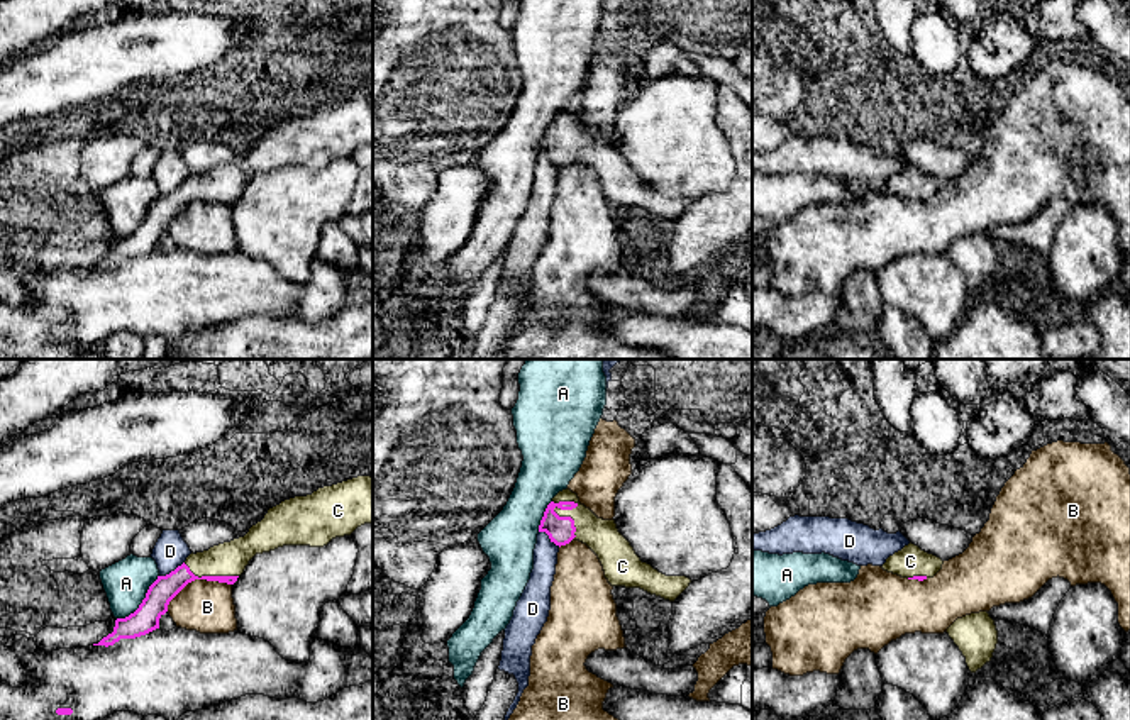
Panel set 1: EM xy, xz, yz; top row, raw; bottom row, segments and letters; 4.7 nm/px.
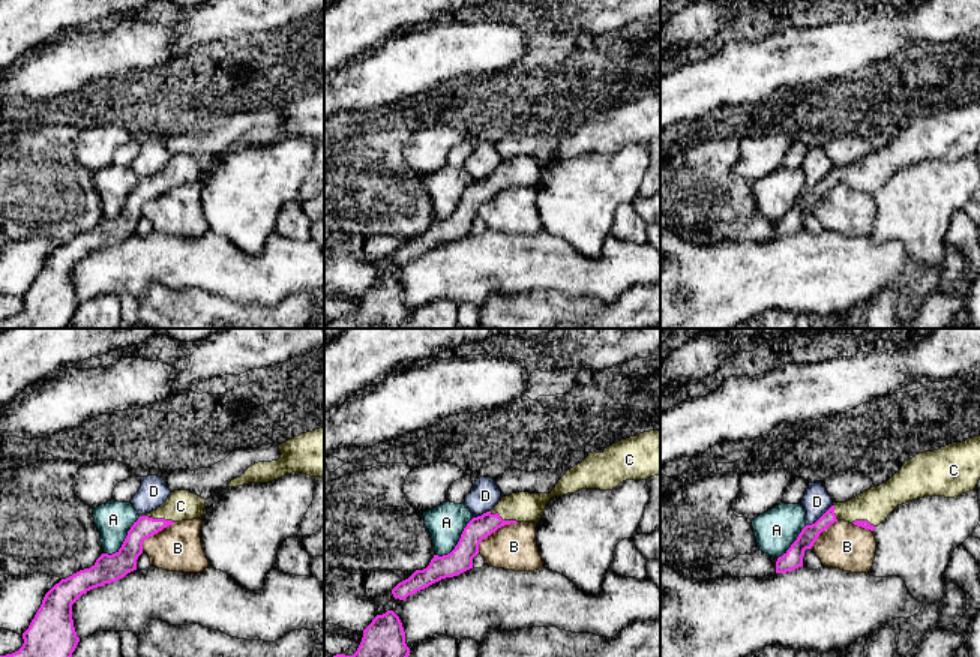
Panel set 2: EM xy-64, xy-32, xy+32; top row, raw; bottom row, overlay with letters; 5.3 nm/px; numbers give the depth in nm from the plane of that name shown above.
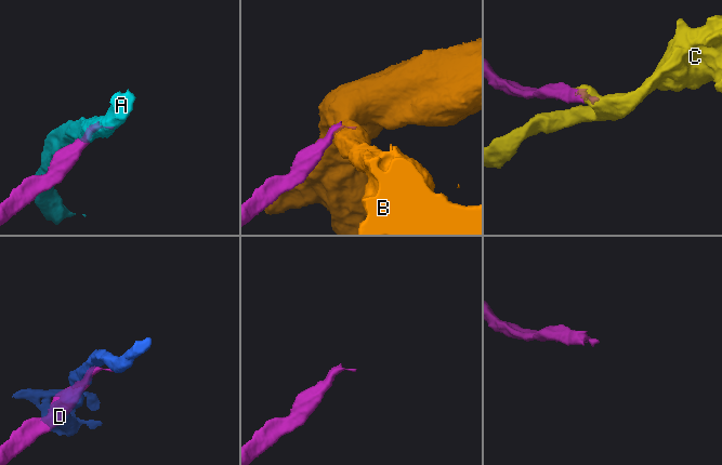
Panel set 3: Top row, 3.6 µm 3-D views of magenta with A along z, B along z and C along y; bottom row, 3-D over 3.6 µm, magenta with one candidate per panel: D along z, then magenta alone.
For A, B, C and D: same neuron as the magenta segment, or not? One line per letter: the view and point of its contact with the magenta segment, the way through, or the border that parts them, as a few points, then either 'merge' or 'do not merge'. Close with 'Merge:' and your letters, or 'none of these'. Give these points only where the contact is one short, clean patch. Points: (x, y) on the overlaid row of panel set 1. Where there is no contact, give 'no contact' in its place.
A: contact xy (143, 602); border xy (158, 575), (143, 602), (132, 612), (117, 619); do not merge
B: contact xy (195, 578); border xy (231, 583), (192, 580), (170, 602), (166, 610); do not merge
C: contact xz (570, 517); way xz (561, 531), (570, 517), (602, 536); merge
D: contact xy (171, 571); border xy (183, 561), (160, 576); do not merge
Merge: C

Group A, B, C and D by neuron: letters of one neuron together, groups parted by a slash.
A / B / C / D

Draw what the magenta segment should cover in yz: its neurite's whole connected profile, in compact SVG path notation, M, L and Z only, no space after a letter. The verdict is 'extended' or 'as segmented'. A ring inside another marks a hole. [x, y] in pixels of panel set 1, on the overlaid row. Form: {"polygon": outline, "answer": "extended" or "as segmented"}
{"polygon": "M910 542L901 551L889 556L881 568L901 578L923 581L933 578L942 569L942 564L944 561L940 557Z", "answer": "extended"}

